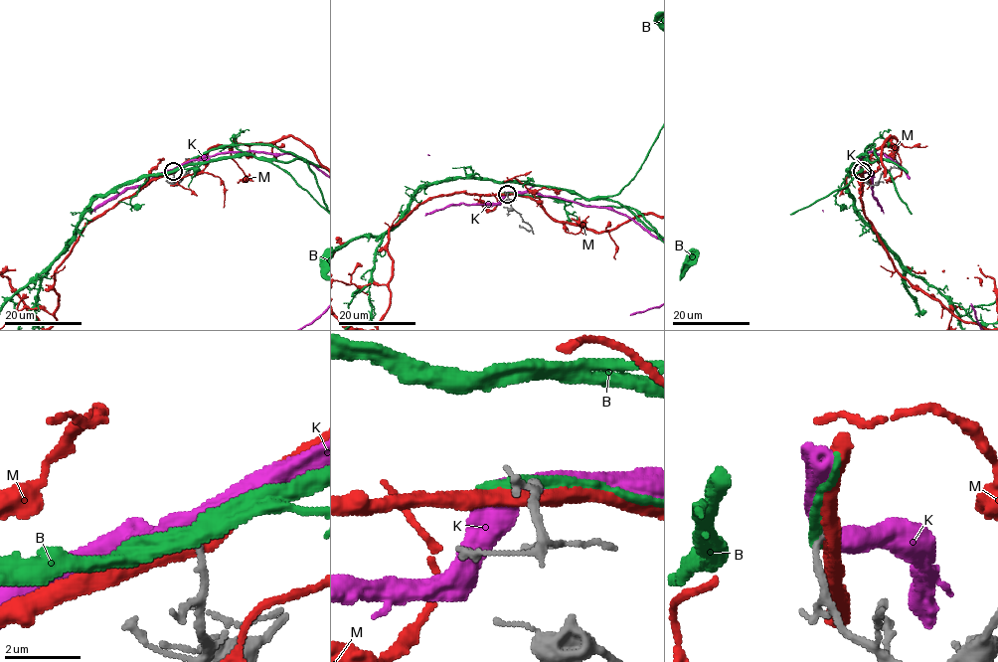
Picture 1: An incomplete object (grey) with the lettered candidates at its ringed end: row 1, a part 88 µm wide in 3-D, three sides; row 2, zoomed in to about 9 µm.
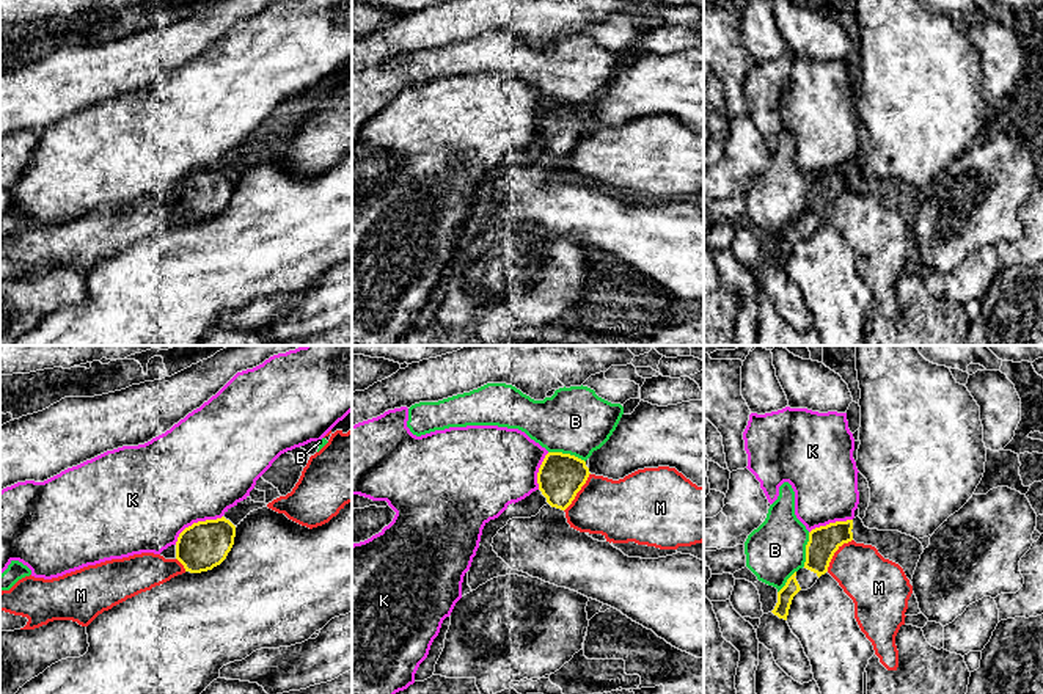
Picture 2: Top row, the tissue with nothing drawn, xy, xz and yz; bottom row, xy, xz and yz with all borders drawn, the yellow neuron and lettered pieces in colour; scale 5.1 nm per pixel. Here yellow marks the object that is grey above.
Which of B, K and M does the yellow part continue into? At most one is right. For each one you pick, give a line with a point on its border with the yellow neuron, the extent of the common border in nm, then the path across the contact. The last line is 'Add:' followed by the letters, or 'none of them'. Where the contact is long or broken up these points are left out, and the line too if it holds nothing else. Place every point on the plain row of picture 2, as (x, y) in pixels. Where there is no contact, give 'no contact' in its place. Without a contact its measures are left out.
Add: none of them

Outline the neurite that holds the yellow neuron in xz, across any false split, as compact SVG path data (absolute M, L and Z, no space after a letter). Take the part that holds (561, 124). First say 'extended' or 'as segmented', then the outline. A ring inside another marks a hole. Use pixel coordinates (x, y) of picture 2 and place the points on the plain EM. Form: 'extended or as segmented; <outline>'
extended; M548 100L537 121L539 138L548 152L536 165L509 168L493 185L493 199L512 218L608 253L652 278L672 295L702 306L704 209L682 201L658 207L628 206L609 190L594 188L586 181L573 177L564 159L589 122L584 108L570 102Z

